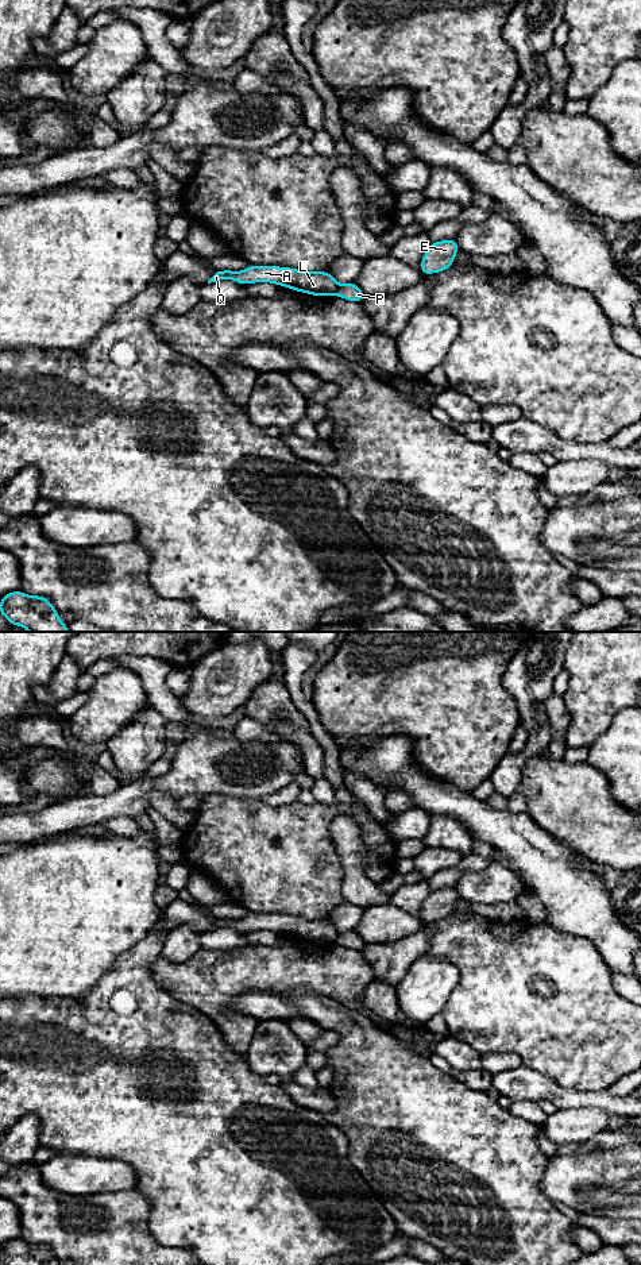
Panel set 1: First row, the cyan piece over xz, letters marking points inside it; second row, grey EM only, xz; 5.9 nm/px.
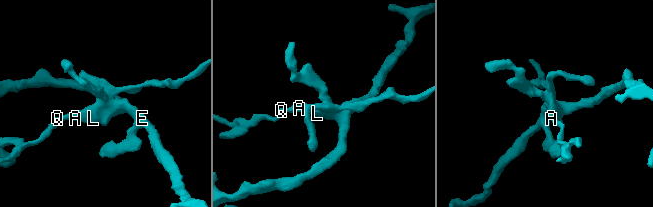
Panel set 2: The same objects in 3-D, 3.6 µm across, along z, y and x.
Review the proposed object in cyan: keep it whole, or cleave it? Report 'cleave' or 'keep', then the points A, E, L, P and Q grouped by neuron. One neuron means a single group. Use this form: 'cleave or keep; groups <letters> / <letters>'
cleave; groups A L Q / E P

